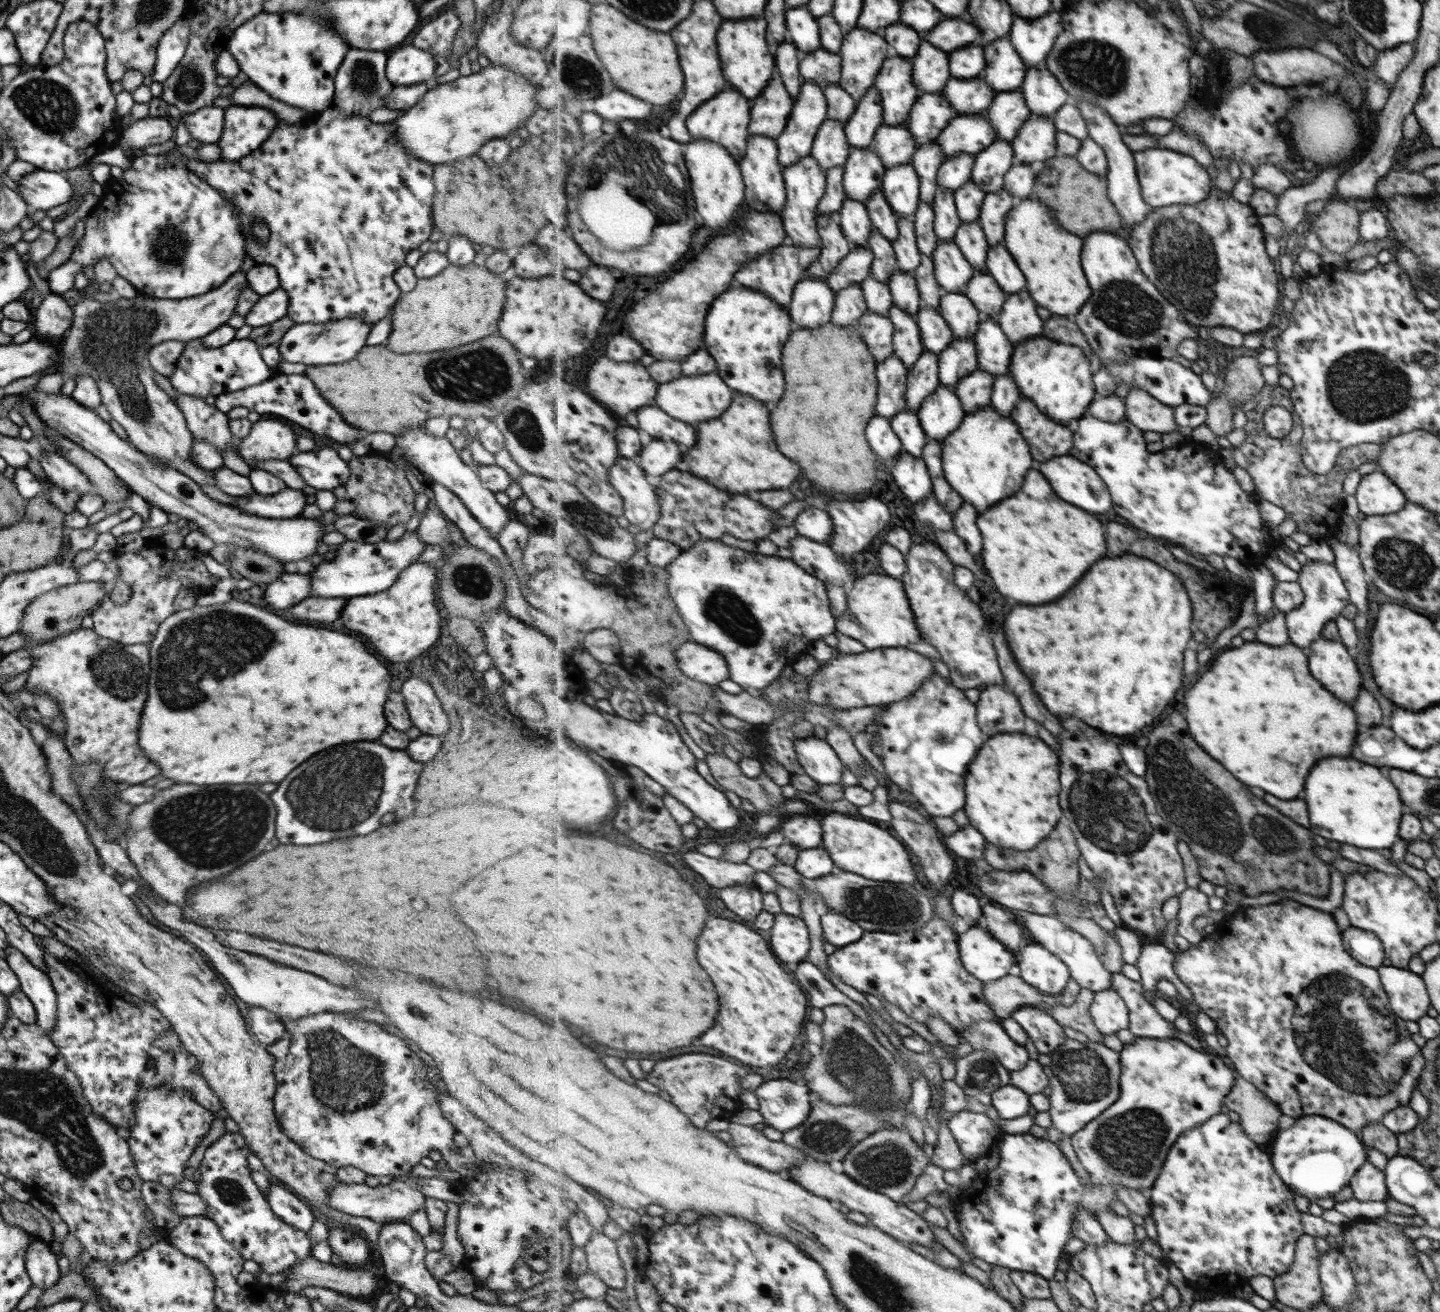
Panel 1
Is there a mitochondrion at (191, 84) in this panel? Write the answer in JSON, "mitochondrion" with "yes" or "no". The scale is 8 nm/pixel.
{"mitochondrion":"yes"}

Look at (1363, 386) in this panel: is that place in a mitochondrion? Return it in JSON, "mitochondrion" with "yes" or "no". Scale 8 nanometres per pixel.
{"mitochondrion":"yes"}

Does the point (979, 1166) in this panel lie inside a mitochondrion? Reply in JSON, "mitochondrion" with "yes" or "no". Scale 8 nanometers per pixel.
{"mitochondrion":"no"}

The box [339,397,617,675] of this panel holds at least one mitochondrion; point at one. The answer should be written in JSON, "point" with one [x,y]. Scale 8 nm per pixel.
{"point":[521,424]}

